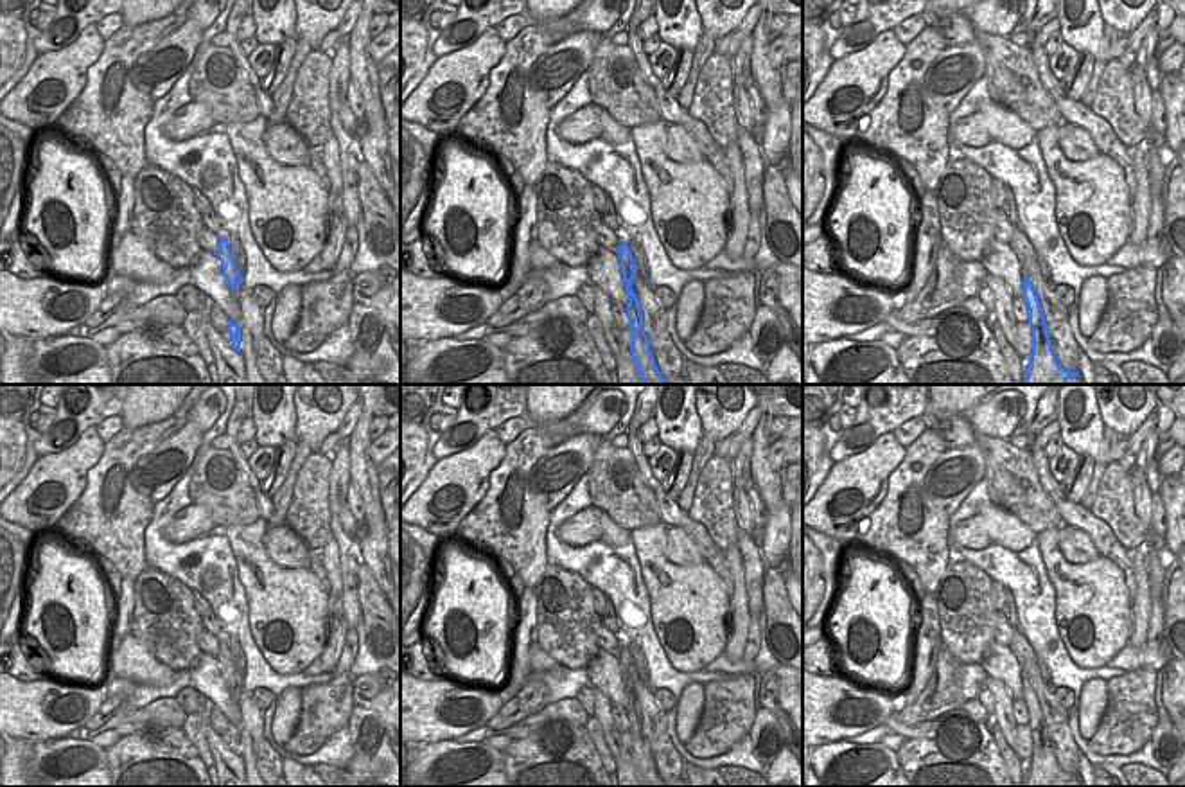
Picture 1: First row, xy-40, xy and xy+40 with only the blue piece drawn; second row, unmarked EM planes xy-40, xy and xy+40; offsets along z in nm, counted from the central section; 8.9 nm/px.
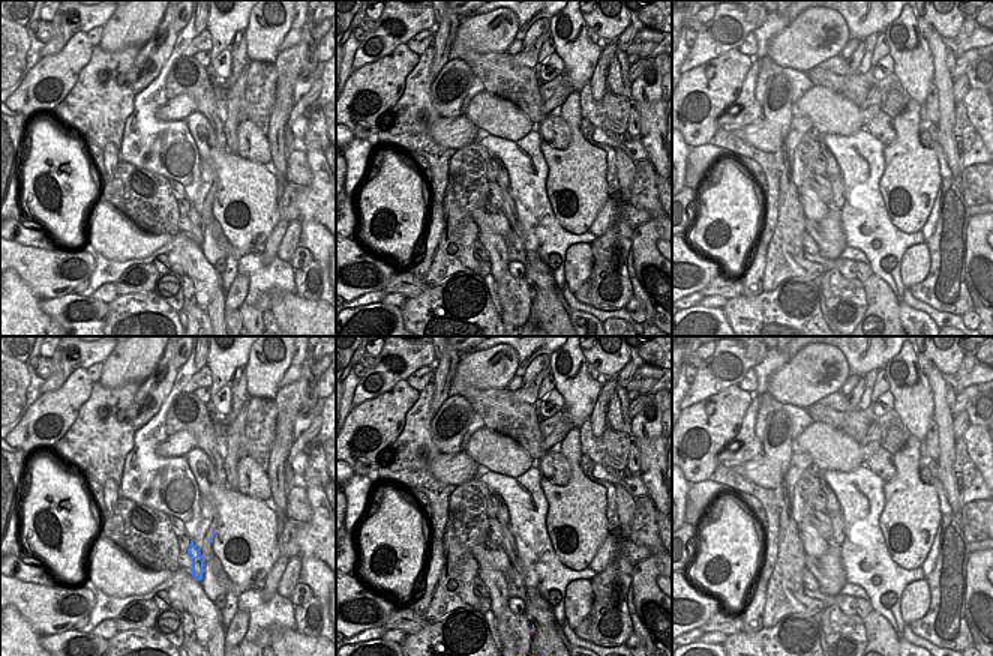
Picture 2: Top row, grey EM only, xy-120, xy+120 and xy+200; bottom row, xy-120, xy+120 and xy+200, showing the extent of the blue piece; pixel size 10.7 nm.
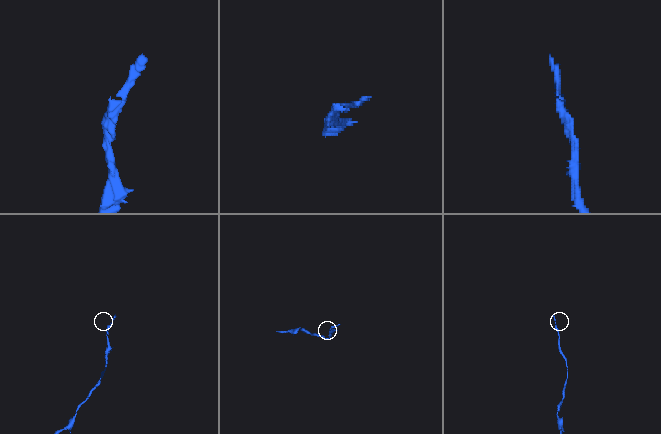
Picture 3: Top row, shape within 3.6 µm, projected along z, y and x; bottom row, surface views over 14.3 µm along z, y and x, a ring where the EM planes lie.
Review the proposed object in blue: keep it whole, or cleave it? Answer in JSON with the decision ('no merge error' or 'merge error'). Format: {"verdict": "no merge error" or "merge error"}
{"verdict": "no merge error"}

